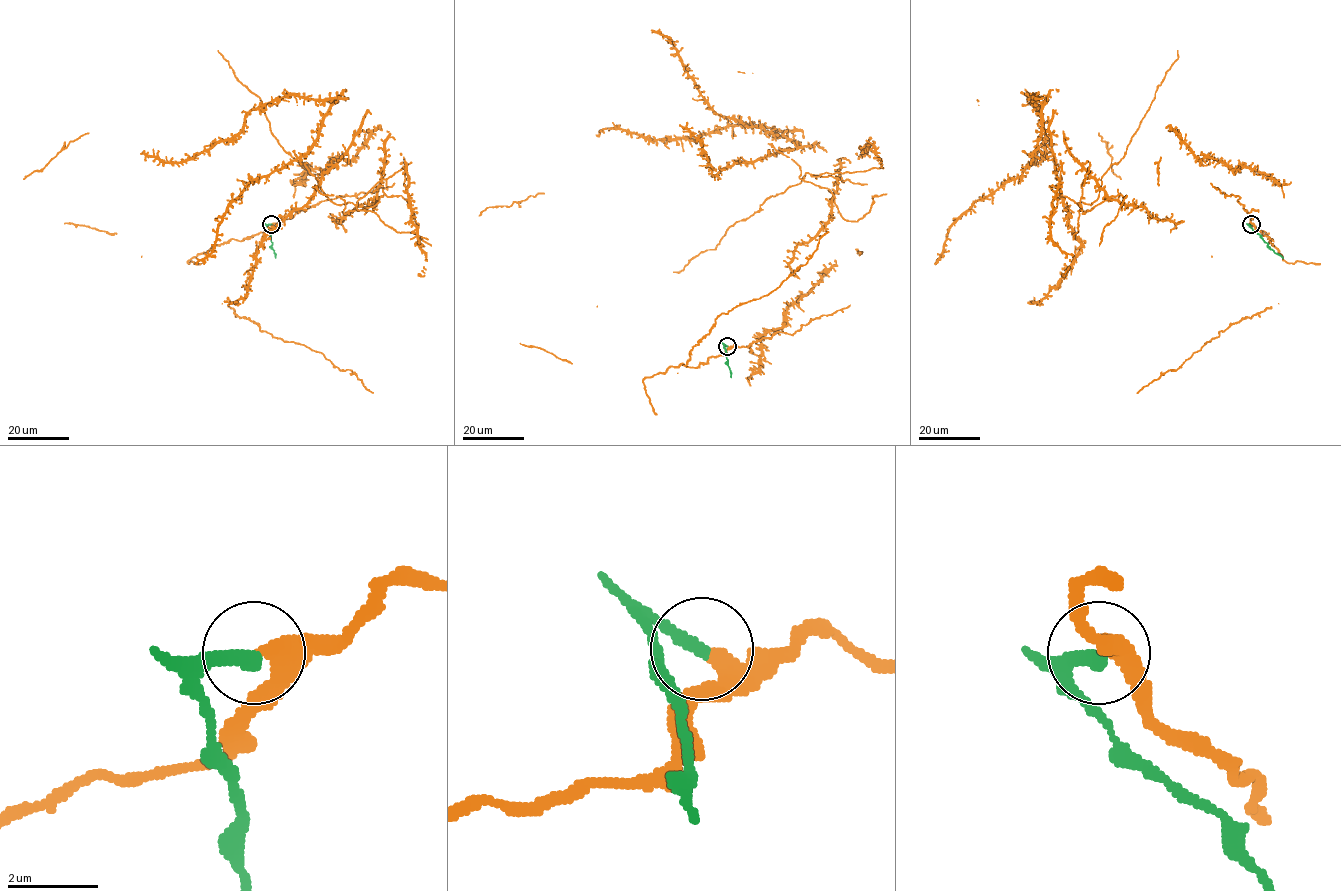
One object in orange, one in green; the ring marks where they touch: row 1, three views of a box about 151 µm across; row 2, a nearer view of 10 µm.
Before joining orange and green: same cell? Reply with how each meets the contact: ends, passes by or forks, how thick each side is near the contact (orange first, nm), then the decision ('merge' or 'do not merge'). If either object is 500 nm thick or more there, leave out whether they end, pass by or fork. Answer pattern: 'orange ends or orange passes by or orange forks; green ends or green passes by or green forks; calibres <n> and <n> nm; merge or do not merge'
orange ends; green ends; calibres 400 and 320 nm; do not merge

